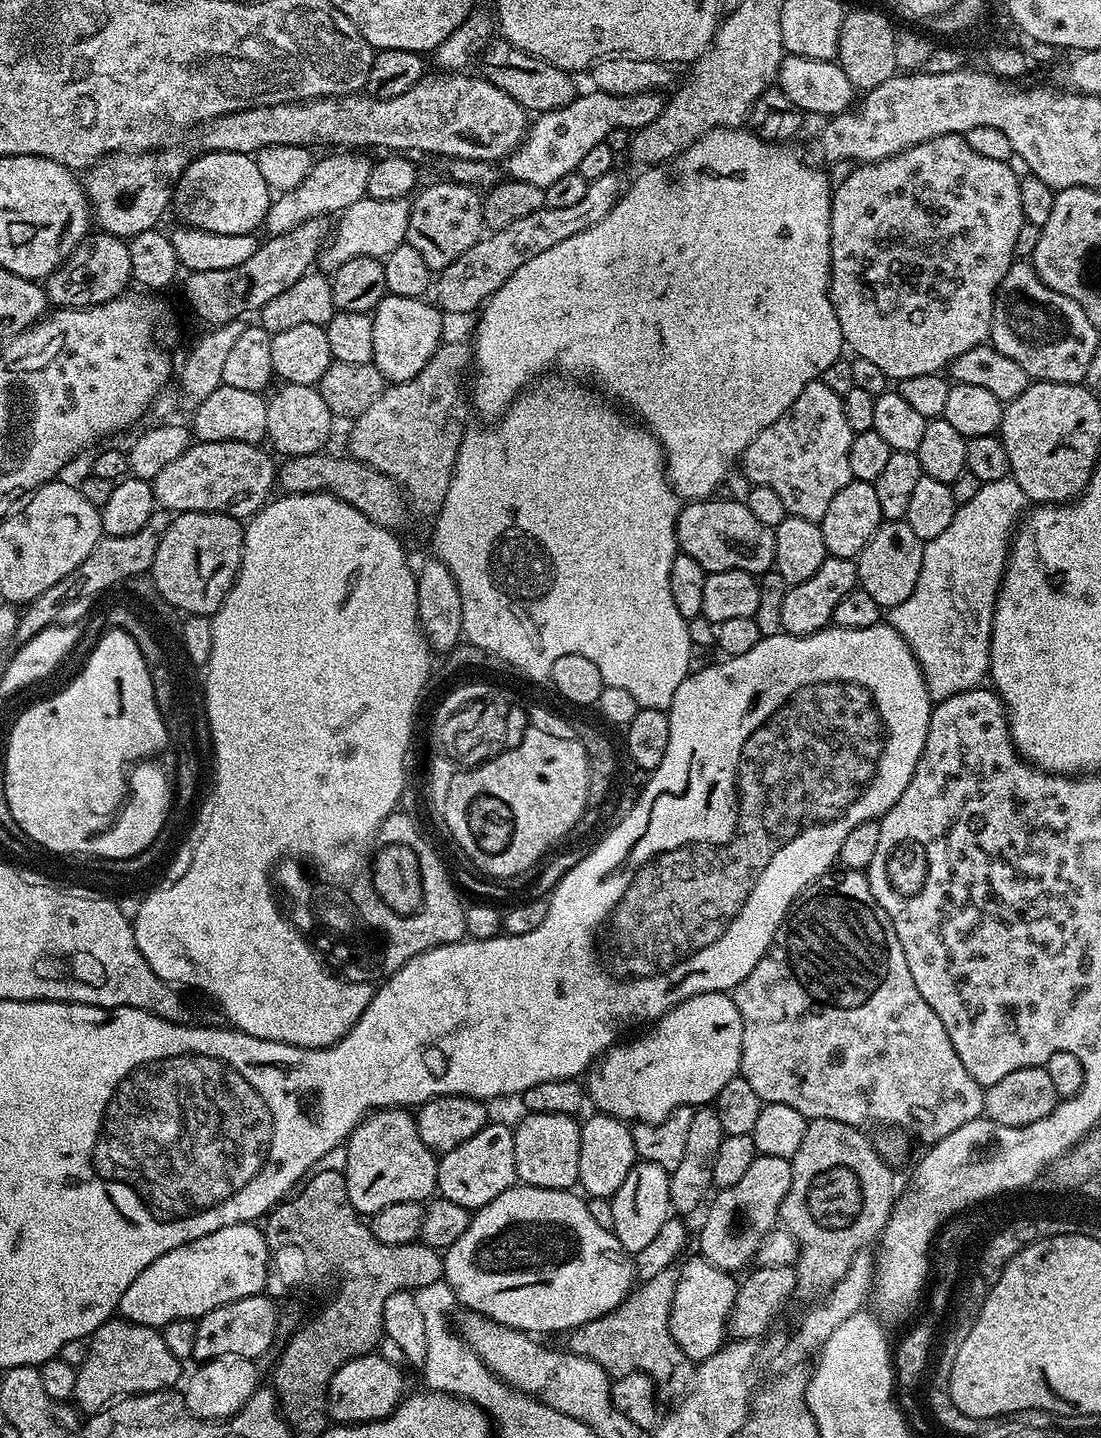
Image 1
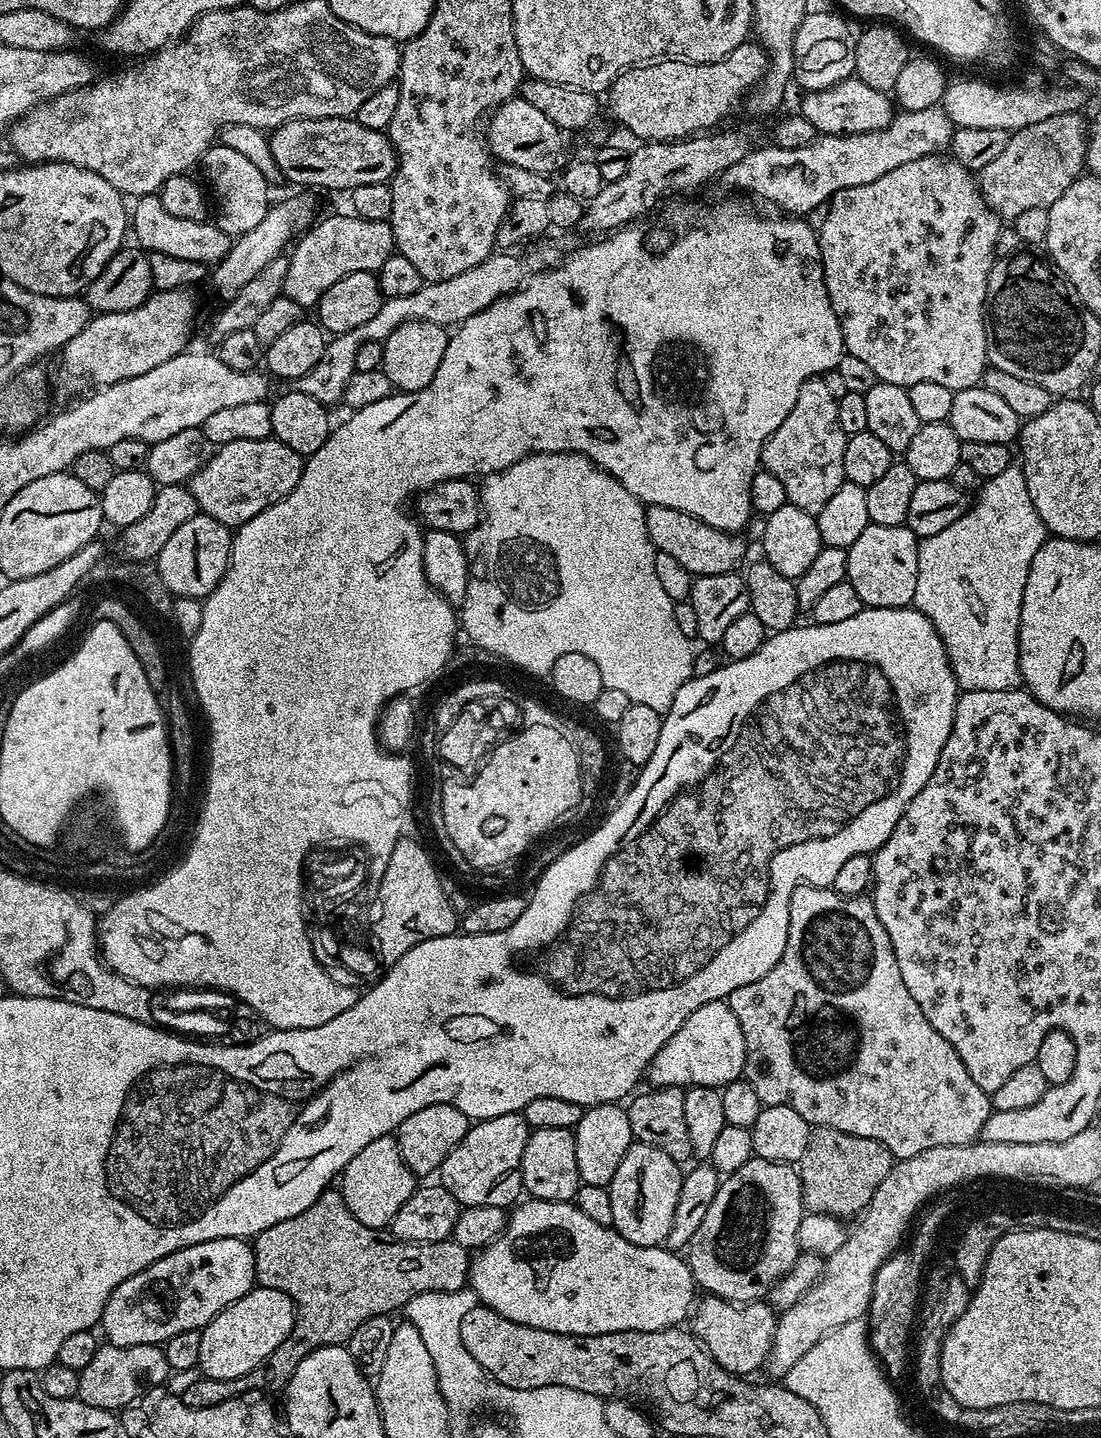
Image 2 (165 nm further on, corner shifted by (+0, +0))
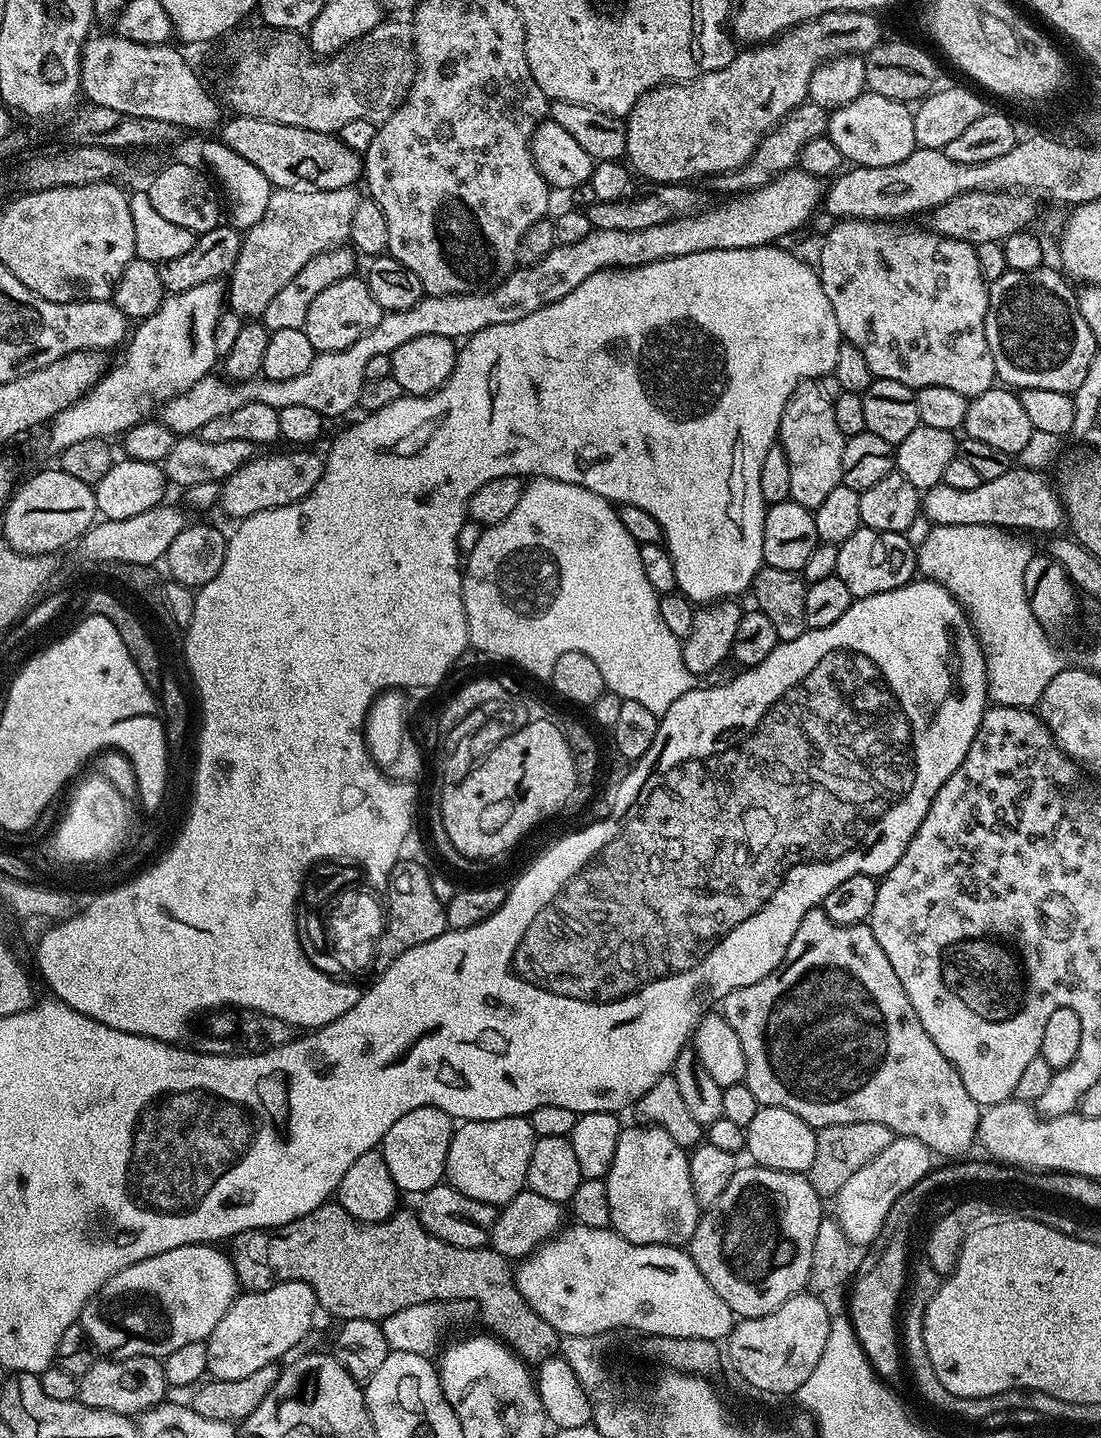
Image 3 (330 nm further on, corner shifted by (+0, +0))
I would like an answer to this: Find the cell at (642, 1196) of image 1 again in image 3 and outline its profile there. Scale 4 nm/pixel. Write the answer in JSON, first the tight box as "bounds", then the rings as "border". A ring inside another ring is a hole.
{"bounds":[604,1127,702,1245],"border":[[[635,1127],[621,1131],[614,1162],[604,1180],[606,1194],[610,1194],[610,1227],[635,1244],[687,1245],[702,1215],[690,1182],[689,1153],[666,1130]]]}

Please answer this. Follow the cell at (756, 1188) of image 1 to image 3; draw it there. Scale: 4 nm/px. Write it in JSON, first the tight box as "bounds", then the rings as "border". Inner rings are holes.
{"bounds":[690,1166,822,1318],"border":[[[759,1166],[747,1167],[737,1167],[734,1178],[730,1178],[730,1186],[726,1186],[726,1190],[722,1190],[722,1194],[718,1194],[716,1203],[701,1215],[690,1241],[690,1255],[692,1261],[698,1266],[698,1270],[702,1270],[702,1278],[706,1278],[706,1282],[710,1282],[710,1286],[714,1286],[718,1298],[722,1298],[722,1302],[726,1302],[726,1306],[730,1306],[732,1315],[736,1318],[758,1318],[762,1314],[770,1314],[774,1310],[778,1310],[778,1306],[782,1306],[782,1302],[786,1302],[792,1296],[800,1295],[808,1288],[810,1264],[814,1258],[814,1238],[818,1238],[818,1226],[822,1219],[822,1213],[820,1213],[822,1197],[816,1193],[805,1173],[770,1170]]]}

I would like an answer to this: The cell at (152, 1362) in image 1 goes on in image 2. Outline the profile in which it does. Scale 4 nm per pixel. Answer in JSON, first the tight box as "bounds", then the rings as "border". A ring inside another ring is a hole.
{"bounds":[79,1343,170,1410],"border":[[[105,1343],[97,1347],[93,1360],[81,1370],[79,1400],[90,1406],[109,1410],[123,1410],[145,1392],[163,1385],[170,1376],[166,1354],[159,1344],[142,1346],[114,1346]]]}

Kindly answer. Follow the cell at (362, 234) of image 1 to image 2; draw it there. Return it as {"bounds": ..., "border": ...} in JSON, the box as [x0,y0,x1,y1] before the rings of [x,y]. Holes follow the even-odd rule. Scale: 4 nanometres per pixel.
{"bounds":[283,214,396,310],"border":[[[355,214],[347,215],[328,216],[321,224],[313,223],[295,241],[291,249],[292,256],[287,257],[288,269],[283,295],[298,302],[301,310],[315,309],[322,294],[330,290],[330,286],[334,286],[338,278],[346,278],[346,274],[359,272],[379,273],[382,262],[394,255],[396,243],[388,220],[364,220]]]}

